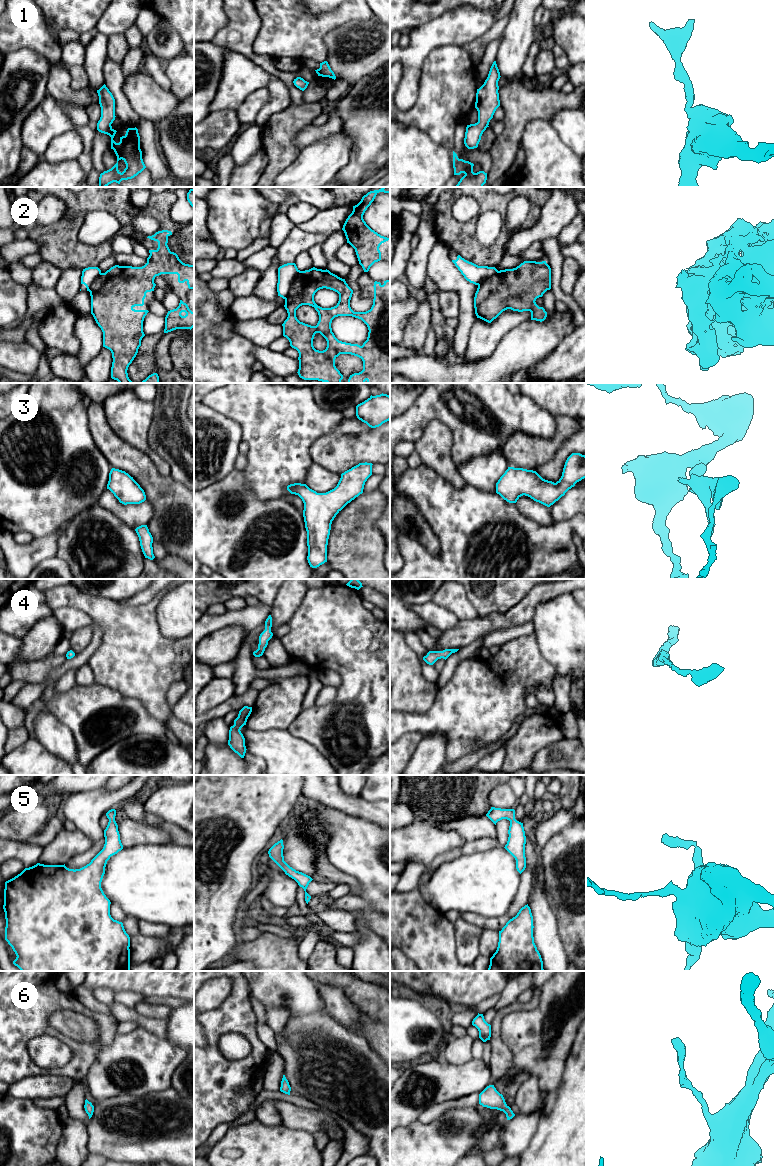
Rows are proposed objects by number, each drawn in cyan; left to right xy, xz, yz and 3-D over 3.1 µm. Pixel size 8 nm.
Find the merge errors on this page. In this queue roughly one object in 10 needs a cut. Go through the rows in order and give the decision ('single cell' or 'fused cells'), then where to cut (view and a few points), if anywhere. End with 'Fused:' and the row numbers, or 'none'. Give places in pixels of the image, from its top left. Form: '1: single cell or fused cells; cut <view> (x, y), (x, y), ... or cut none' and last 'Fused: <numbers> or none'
1: single cell; cut none
2: fused cells; cut xz (301, 271), (285, 299)
3: single cell; cut none
4: single cell; cut none
5: single cell; cut none
6: single cell; cut none
Fused: 2

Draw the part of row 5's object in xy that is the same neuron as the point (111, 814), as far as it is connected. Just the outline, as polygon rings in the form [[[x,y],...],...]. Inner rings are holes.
[[[111,809],[106,813],[109,819],[108,825],[104,830],[105,844],[103,849],[91,860],[89,864],[80,869],[69,869],[64,865],[36,865],[25,868],[20,874],[5,882],[4,905],[6,927],[5,940],[12,947],[16,954],[13,964],[21,971],[130,971],[130,937],[126,933],[123,923],[114,920],[110,915],[110,900],[104,894],[101,888],[101,882],[105,874],[107,861],[111,856],[117,854],[123,849],[118,831],[118,825],[115,821],[116,810]]]

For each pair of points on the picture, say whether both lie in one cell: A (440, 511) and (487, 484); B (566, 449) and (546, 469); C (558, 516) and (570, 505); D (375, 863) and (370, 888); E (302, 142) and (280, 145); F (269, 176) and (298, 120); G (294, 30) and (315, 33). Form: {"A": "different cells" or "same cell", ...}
{"A": "different cells", "B": "same cell", "C": "same cell", "D": "same cell", "E": "different cells", "F": "same cell", "G": "same cell"}

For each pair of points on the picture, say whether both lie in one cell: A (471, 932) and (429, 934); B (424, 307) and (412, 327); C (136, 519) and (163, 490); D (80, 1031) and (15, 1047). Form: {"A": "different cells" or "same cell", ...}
{"A": "different cells", "B": "same cell", "C": "different cells", "D": "different cells"}

